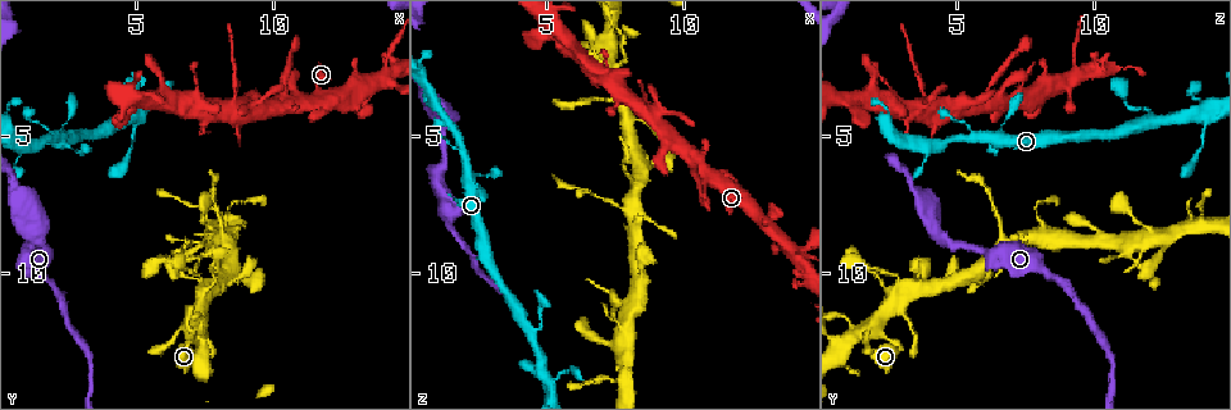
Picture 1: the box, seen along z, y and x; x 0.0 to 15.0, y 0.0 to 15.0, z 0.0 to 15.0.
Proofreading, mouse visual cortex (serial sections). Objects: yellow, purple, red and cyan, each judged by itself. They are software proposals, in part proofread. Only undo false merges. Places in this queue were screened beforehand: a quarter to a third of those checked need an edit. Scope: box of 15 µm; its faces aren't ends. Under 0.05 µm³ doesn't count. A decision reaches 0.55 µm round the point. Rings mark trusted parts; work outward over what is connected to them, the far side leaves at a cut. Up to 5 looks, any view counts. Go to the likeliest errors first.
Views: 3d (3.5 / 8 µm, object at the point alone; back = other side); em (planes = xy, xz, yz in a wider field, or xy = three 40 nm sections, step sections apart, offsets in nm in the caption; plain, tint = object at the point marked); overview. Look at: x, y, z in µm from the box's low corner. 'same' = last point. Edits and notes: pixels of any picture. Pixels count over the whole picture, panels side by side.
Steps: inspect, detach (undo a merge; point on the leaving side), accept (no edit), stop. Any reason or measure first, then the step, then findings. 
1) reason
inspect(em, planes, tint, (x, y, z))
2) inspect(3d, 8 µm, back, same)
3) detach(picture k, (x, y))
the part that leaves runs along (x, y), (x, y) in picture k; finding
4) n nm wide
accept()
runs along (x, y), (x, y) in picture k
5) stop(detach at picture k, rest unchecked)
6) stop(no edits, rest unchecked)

a narrow waist
inspect(3d, 3.5 µm, (2.2, 4.7, 6.6))

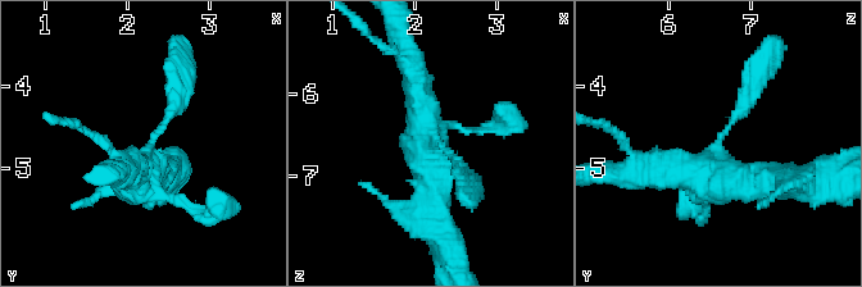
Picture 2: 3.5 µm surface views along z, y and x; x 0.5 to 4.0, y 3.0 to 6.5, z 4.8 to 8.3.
inspect(em, xy, step 2, tint, (2.30, 4.65, 6.65))

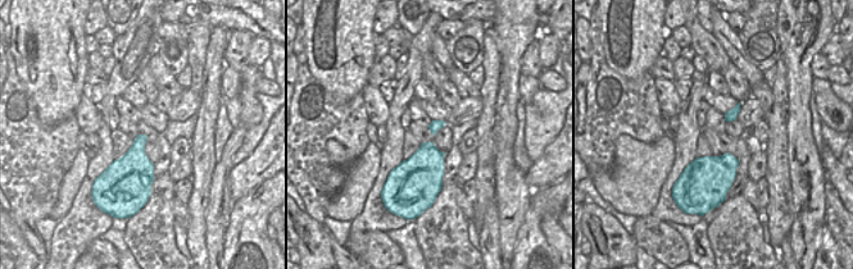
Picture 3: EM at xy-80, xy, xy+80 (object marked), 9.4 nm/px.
4 arms; arms of 150, 250, 400, 400 nm
accept()
runs along (141, 181), (181, 71) in picture 2; one cell here

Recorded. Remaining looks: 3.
abrupt turn
inspect(3d, 3.5 µm, back, (5.0, 4.3, 13.9))

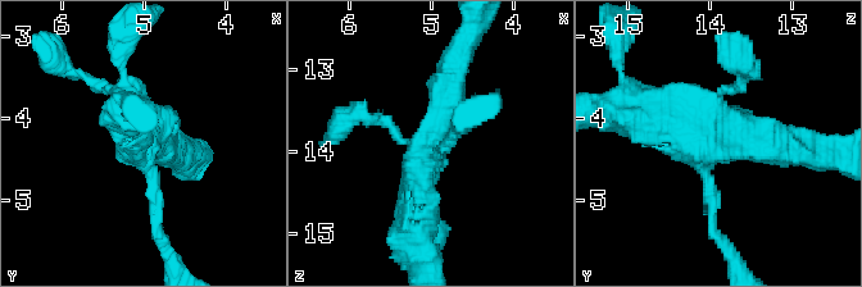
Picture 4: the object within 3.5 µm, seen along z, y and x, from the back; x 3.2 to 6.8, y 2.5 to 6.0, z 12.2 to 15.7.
4 arms; arms of 150, 150, 400, 400 nm; now the EM
inspect(em, planes, tint, (5.10, 4.35, 14.00))

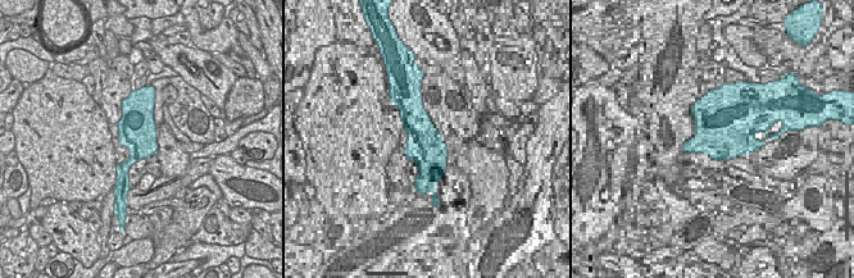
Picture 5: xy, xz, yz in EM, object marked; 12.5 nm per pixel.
accept()
runs along (453, 77), (413, 186), (417, 222) in picture 4; all the same cell

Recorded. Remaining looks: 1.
stop(no edits, rest unchecked)

